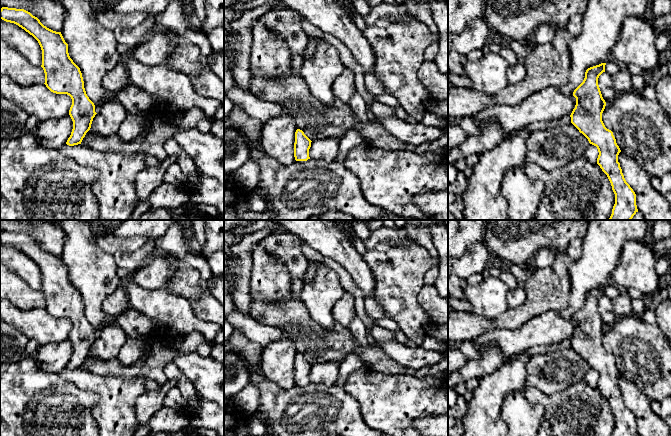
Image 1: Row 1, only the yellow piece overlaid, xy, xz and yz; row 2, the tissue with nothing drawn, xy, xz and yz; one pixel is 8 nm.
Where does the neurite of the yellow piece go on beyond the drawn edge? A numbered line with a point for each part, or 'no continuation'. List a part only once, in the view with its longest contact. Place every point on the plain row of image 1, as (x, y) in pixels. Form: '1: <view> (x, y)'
no continuation

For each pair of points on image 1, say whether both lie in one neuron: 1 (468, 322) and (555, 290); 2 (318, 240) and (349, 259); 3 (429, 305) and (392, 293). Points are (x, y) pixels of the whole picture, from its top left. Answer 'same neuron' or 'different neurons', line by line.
1: same neuron
2: same neuron
3: different neurons

